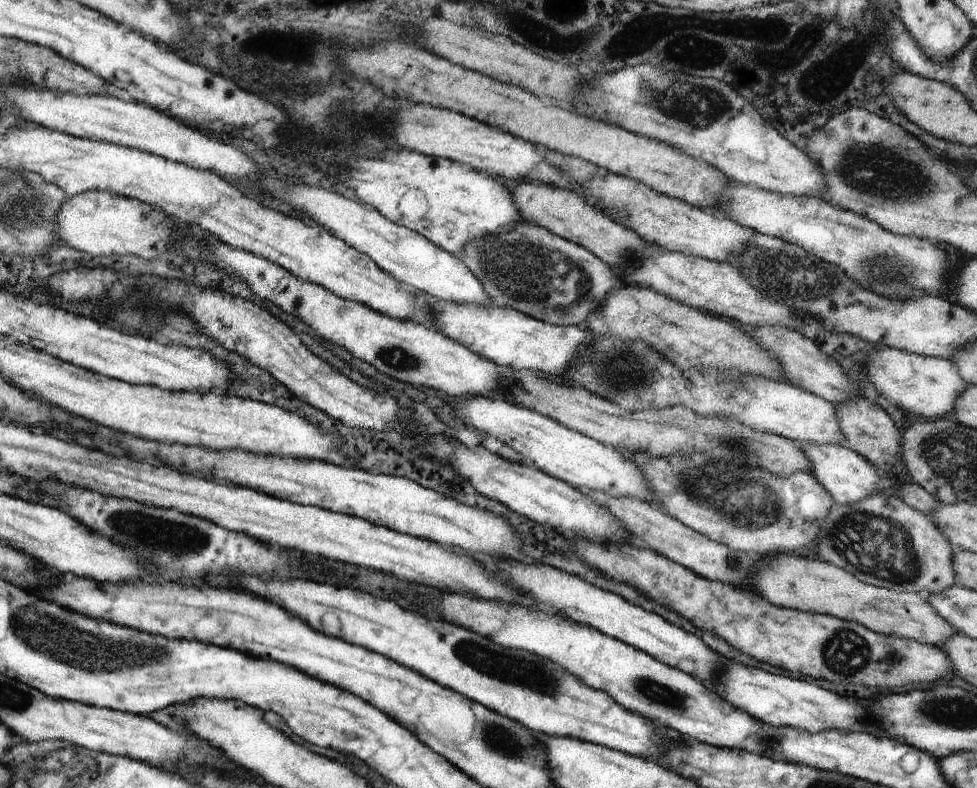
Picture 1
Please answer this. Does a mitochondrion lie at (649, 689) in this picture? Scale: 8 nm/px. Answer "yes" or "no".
yes

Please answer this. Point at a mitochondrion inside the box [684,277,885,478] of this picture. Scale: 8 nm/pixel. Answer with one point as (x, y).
(738, 447)

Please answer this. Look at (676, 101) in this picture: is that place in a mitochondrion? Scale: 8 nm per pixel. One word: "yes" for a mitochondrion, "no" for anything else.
yes

